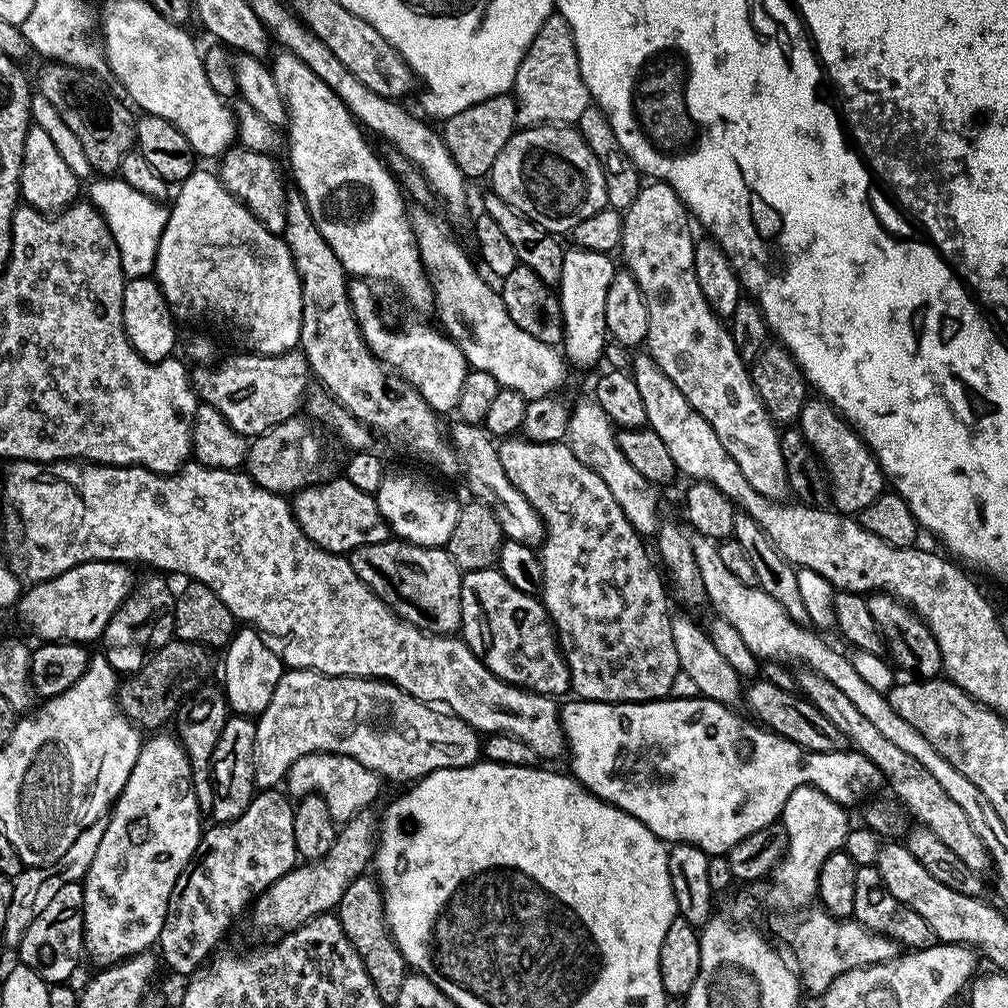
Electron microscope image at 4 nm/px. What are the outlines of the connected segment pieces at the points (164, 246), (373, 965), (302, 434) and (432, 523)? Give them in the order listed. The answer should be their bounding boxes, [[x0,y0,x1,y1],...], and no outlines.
[[154,171,302,356],[334,874,410,1006],[244,419,325,494],[375,472,461,548]]

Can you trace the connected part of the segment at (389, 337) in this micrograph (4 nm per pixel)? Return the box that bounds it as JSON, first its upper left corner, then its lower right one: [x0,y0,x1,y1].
[350,278,470,413]

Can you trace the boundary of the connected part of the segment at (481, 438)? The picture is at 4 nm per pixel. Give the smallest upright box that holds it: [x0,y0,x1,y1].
[450,422,544,549]

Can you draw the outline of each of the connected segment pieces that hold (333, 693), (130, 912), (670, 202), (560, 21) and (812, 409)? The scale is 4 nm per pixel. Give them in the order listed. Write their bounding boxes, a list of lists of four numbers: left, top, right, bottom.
[[254,668,482,789],[82,734,202,966],[618,182,790,501],[514,14,590,128],[798,398,886,514]]

